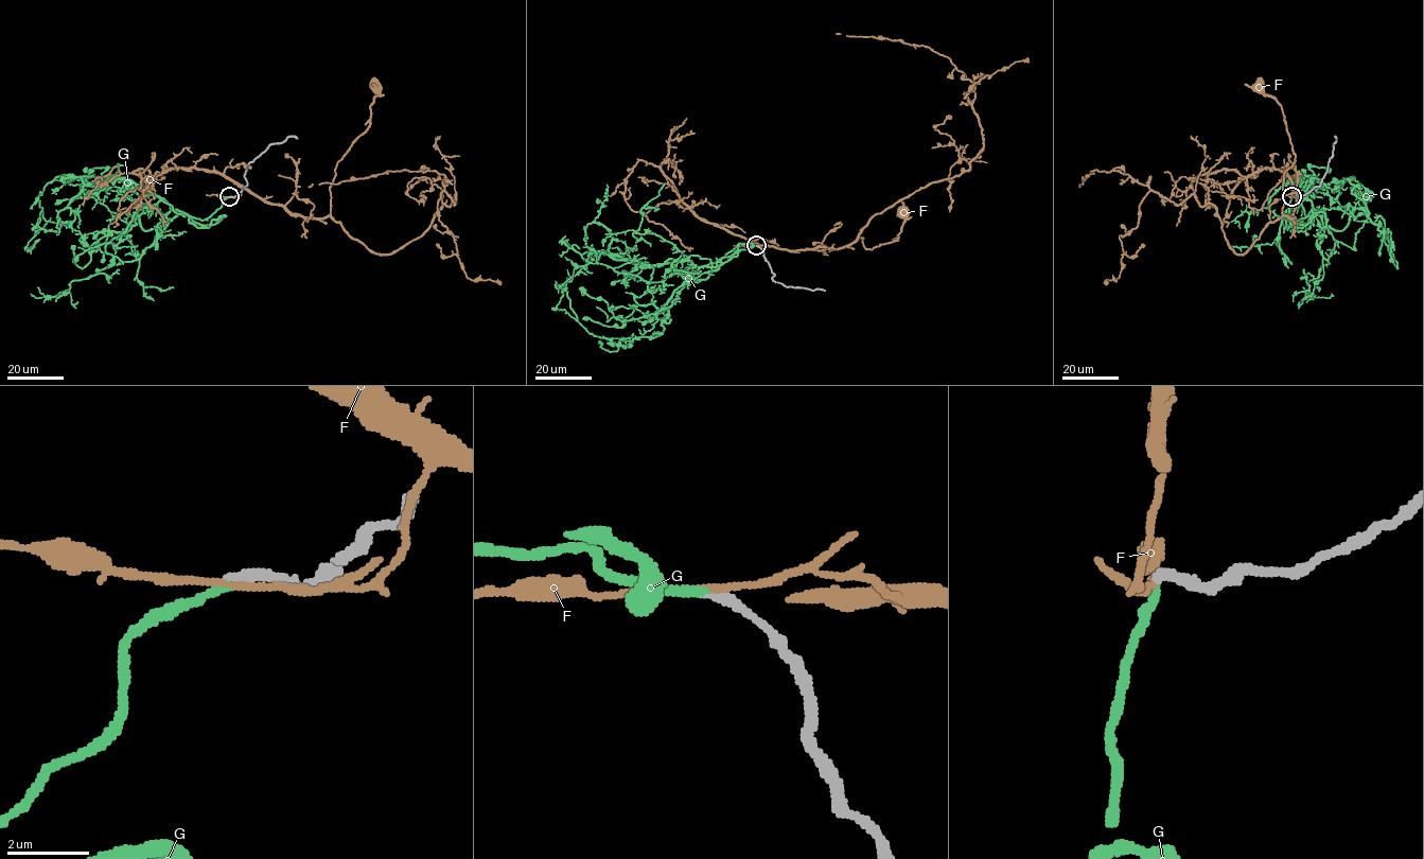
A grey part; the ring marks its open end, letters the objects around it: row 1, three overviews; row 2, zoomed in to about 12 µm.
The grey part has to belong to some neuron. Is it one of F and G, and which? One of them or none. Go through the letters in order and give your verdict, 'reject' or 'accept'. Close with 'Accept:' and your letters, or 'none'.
F: reject
G: accept
Accept: G

